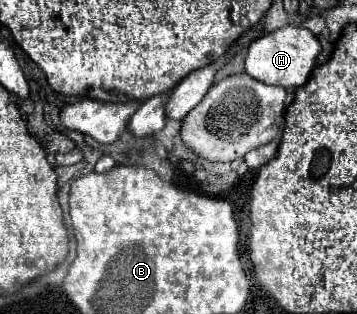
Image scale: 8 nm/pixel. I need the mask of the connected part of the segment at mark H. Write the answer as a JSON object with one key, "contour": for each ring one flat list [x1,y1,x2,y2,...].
{"contour":[[281,27,273,33,267,33,259,39,255,39,249,45,249,53,245,59,245,71,267,83,267,85,281,85,281,87,303,87,311,75,311,71,317,67,317,57,321,53,319,39,303,27]]}

